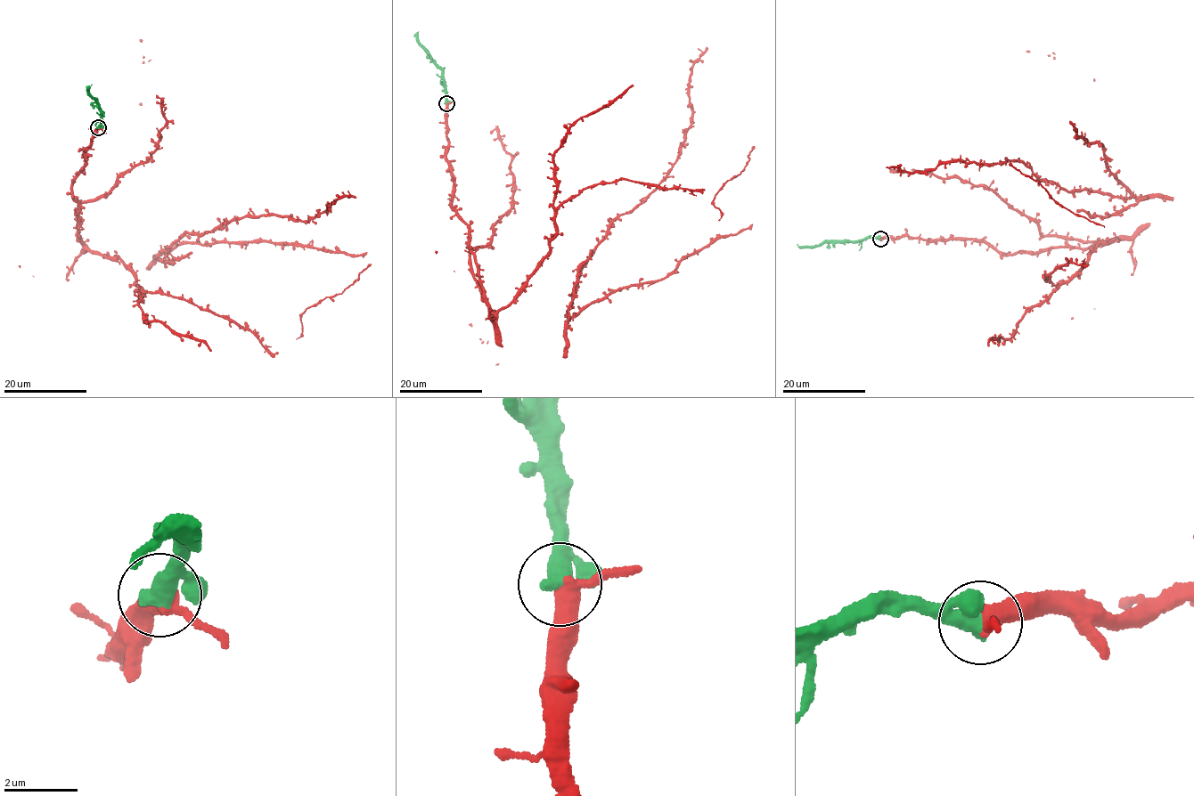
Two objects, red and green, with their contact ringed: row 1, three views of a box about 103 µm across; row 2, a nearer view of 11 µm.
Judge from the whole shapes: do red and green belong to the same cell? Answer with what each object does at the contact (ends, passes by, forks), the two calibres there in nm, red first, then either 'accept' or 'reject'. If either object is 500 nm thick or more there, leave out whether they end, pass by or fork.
red passes by; green passes by; 380 nm thick on the red side, 380 nm on the other; accept

